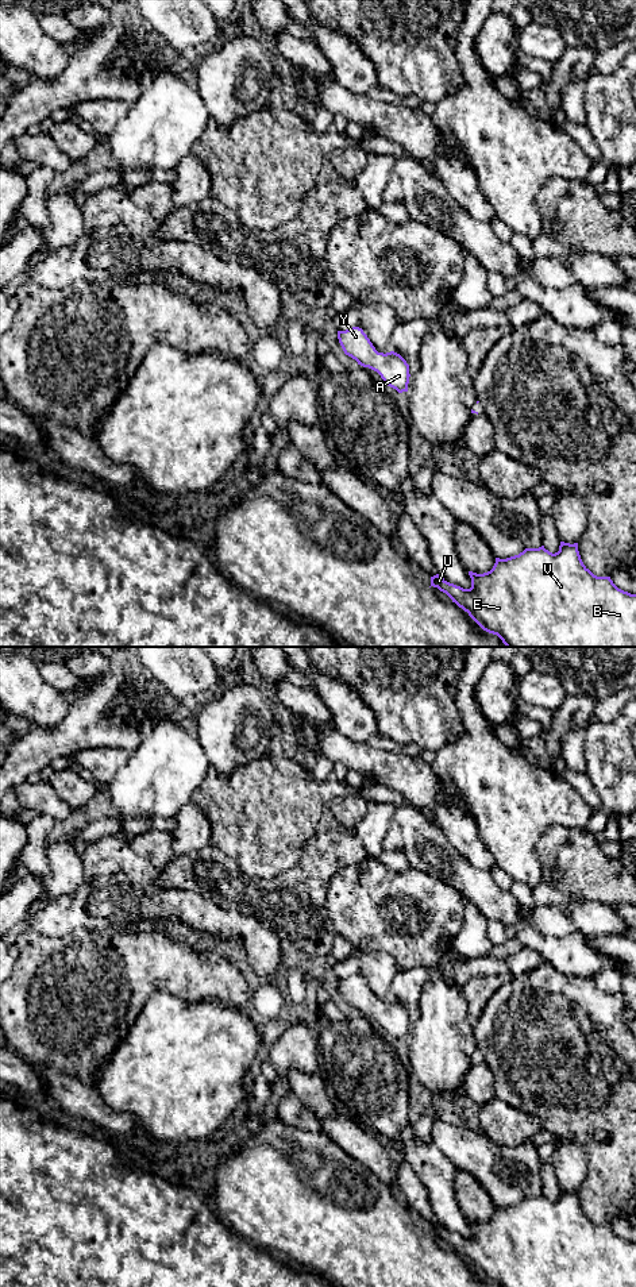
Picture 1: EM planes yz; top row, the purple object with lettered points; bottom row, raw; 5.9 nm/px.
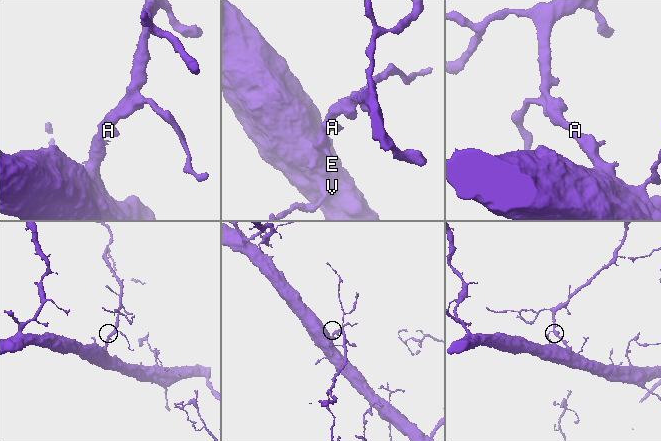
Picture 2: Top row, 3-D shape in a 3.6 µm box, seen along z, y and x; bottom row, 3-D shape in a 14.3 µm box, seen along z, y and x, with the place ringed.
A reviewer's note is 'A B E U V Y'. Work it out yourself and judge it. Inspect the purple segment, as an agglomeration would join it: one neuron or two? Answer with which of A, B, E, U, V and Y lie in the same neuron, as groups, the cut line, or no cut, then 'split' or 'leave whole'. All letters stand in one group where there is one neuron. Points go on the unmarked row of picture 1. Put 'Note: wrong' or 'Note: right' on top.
Note: right
A B E U V Y | no cut | leave whole

